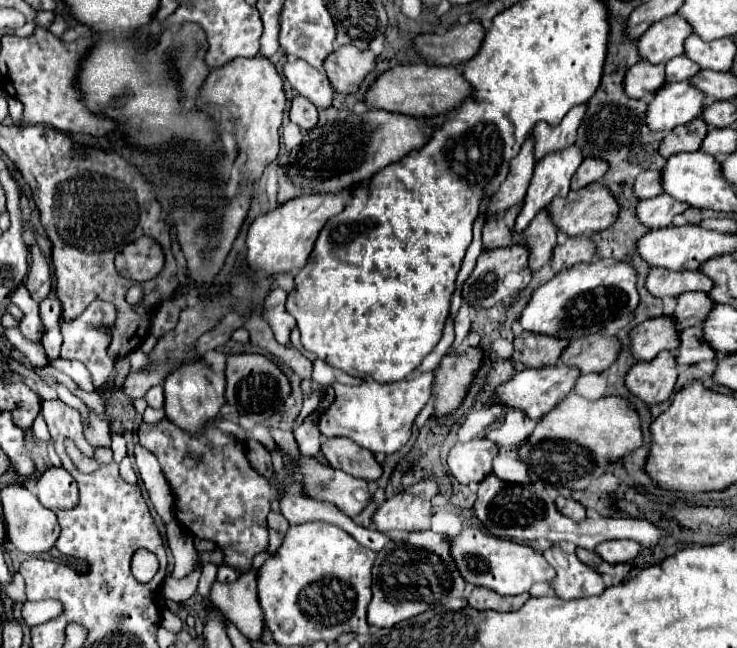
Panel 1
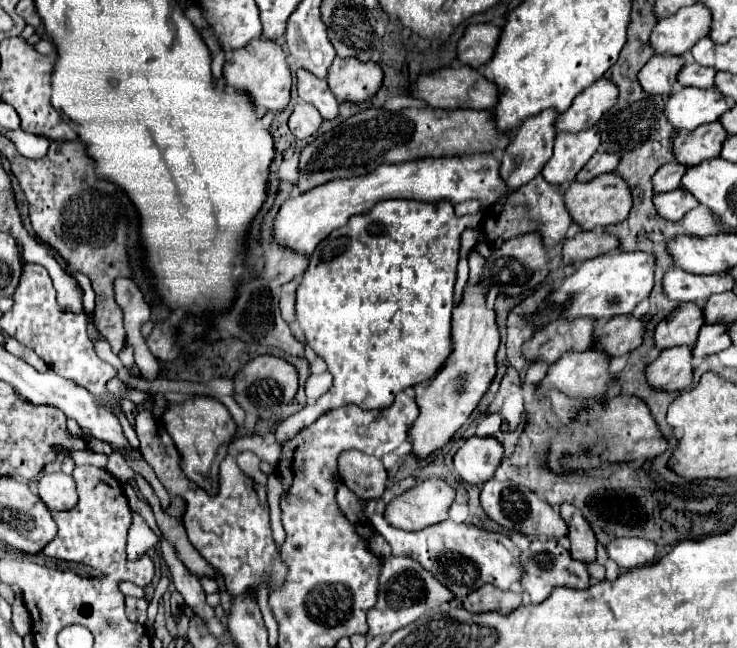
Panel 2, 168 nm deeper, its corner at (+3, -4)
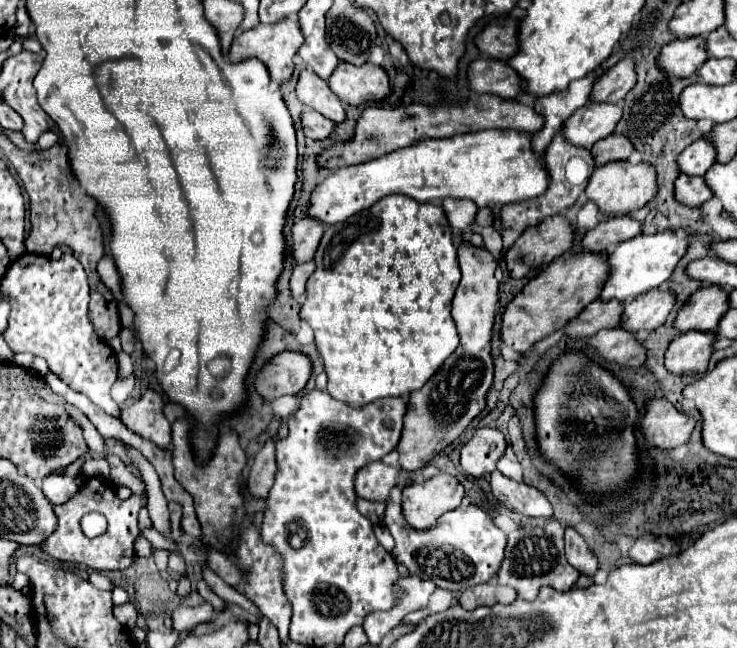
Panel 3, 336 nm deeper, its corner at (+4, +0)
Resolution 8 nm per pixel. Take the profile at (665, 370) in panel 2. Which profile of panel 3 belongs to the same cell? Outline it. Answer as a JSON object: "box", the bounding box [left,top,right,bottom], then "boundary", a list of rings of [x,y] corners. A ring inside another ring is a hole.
{"box":[665,331,717,375],"boundary":[[[687,331],[675,337],[665,353],[665,367],[675,375],[699,375],[707,369],[709,357],[713,353],[713,343],[717,341],[713,331]]]}

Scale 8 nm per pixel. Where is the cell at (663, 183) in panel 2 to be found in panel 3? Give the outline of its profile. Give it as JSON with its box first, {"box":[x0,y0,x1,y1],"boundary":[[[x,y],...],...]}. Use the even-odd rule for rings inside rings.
{"box":[677,137,717,175],"boundary":[[[701,137],[699,141],[695,141],[693,145],[689,145],[681,157],[677,159],[677,163],[681,165],[681,173],[691,173],[691,175],[705,175],[707,169],[715,163],[717,151],[715,145]]]}

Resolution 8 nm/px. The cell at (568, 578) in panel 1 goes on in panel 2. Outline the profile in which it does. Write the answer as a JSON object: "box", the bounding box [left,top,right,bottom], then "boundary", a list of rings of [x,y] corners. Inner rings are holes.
{"box":[520,539,590,603],"boundary":[[[534,539],[528,549],[522,551],[522,565],[526,565],[526,577],[522,577],[520,585],[530,593],[532,603],[542,603],[556,587],[570,587],[570,589],[588,589],[590,575],[582,561],[572,559],[570,551],[558,543],[558,539],[538,541]]]}

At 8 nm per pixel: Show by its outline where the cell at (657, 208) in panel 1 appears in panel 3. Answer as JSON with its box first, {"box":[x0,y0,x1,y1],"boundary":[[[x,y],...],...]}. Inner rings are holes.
{"box":[675,175,713,207],"boundary":[[[681,175],[675,185],[675,197],[677,201],[693,207],[701,207],[705,201],[713,197],[711,189],[705,183],[705,177],[689,177]]]}

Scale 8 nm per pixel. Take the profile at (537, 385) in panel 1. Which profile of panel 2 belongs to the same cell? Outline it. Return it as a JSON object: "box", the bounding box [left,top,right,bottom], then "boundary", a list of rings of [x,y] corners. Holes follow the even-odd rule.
{"box":[536,351,614,399],"boundary":[[[602,351],[564,353],[560,357],[560,361],[556,361],[554,365],[548,367],[546,377],[536,385],[536,393],[544,395],[544,393],[556,389],[574,399],[594,399],[594,397],[600,397],[602,391],[606,391],[612,381],[614,381],[614,377],[608,373],[608,357]]]}

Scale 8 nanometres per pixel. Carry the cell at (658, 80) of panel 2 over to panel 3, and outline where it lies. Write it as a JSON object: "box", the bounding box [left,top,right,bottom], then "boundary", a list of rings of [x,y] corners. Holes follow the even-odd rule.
{"box":[657,37,709,77],"boundary":[[[681,37],[665,45],[657,61],[665,69],[665,73],[689,77],[707,59],[709,59],[709,53],[705,47],[705,37]]]}

